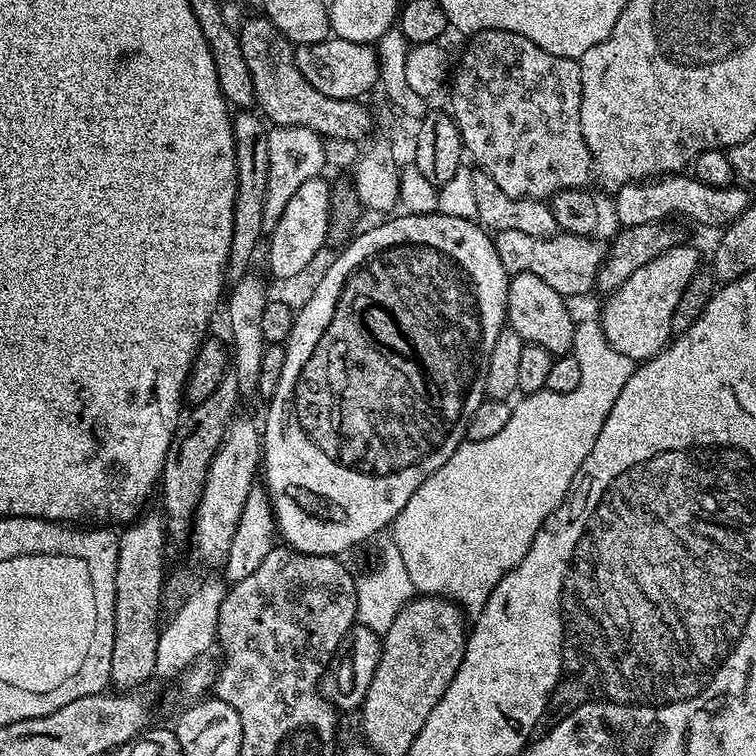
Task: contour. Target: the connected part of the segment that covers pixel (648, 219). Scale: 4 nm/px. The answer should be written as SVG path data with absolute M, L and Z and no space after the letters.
M669 174L643 182L627 184L615 189L616 220L617 225L625 228L646 226L647 224L663 224L671 221L672 216L692 216L696 224L709 224L710 227L719 229L727 226L739 218L748 209L750 197L743 192L743 187L729 186L715 188L706 186L692 174Z

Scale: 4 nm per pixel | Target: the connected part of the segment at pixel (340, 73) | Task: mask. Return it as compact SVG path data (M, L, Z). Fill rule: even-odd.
M329 38L317 44L298 44L295 49L296 65L306 82L310 82L314 90L330 98L355 100L363 97L363 92L377 87L380 79L380 58L373 45Z

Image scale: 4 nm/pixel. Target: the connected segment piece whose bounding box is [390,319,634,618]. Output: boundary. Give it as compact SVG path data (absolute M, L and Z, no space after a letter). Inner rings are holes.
M581 319L577 323L572 347L578 350L582 366L582 382L578 386L578 390L570 390L570 394L558 394L545 390L533 392L520 398L524 400L517 399L515 401L517 404L513 406L508 421L493 436L484 436L481 440L468 438L464 443L459 444L454 450L454 454L450 458L446 458L446 462L442 462L442 466L438 466L438 470L434 470L434 474L430 474L426 478L426 482L422 482L422 486L418 486L418 490L414 490L414 494L410 494L410 502L406 502L406 506L402 506L402 510L392 521L390 539L397 544L398 551L402 554L403 565L406 566L415 591L419 595L441 596L444 600L453 600L469 617L479 616L484 609L485 602L490 598L490 594L494 594L494 586L498 586L498 582L502 582L504 575L512 572L514 566L518 566L522 562L522 558L526 558L526 550L530 550L530 542L534 542L534 538L540 527L546 522L546 518L550 518L550 514L554 510L558 510L560 503L568 496L568 491L572 488L572 483L582 462L586 462L586 454L590 454L590 450L594 450L598 430L602 430L602 422L606 422L606 414L610 414L610 406L614 406L614 402L618 402L618 394L622 394L622 386L626 386L626 382L630 382L634 371L633 360L626 358L626 354L618 354L618 350L614 350L610 346L610 342L606 342L606 334L595 319L584 321Z

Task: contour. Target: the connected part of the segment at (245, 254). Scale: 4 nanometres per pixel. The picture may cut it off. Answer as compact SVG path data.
M240 110L232 116L234 158L236 159L236 193L234 194L234 234L230 234L227 279L235 282L249 275L256 247L266 236L262 206L266 200L266 174L270 174L269 125L255 111Z

